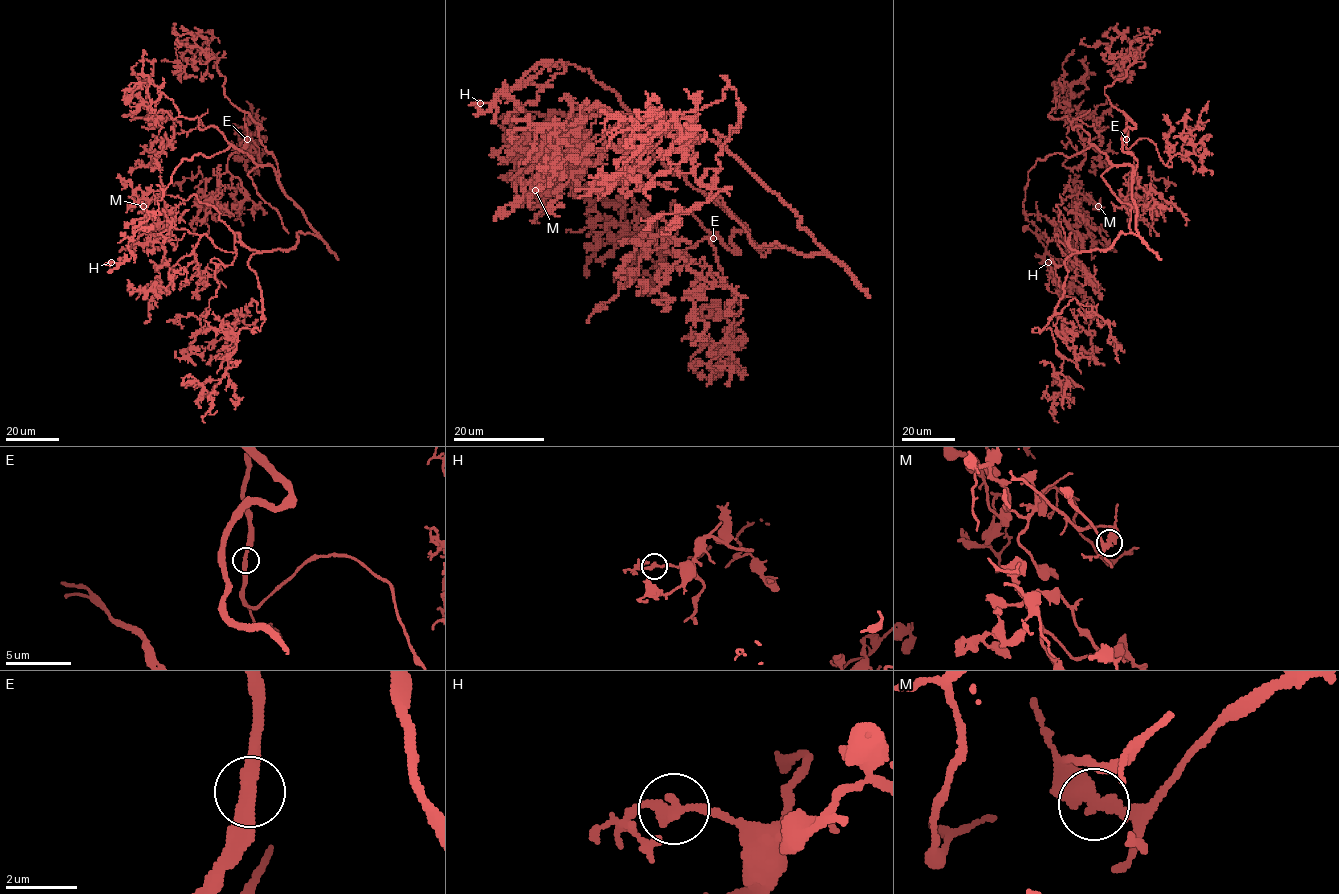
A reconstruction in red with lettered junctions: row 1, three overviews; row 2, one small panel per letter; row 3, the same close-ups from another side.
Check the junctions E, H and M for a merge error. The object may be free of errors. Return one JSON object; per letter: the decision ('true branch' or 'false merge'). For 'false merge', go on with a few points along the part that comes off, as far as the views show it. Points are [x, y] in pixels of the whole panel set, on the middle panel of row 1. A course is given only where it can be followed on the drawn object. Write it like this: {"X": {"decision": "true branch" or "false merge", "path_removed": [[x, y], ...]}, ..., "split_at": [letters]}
{"E": {"decision": "true branch"}, "H": {"decision": "true branch"}, "M": {"decision": "true branch"}, "split_at": []}

